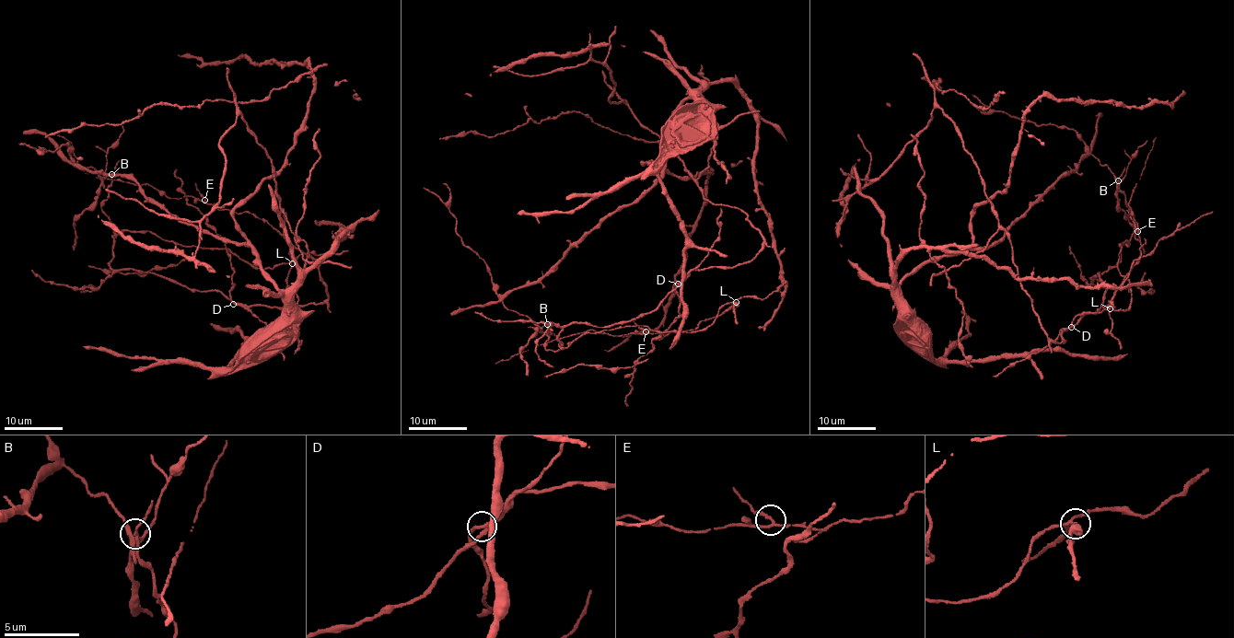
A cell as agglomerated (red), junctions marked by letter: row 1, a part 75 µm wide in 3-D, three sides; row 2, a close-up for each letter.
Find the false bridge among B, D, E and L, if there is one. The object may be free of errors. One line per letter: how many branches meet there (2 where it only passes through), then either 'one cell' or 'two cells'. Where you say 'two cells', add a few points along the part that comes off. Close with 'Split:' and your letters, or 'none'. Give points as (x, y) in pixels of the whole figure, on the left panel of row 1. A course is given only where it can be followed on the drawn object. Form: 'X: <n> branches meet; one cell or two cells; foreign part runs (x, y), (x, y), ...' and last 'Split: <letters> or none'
B: 3 branches meet; two cells
D: 3 branches meet; one cell
E: 3 branches meet; one cell
L: 4 branches meet; one cell
Split: B

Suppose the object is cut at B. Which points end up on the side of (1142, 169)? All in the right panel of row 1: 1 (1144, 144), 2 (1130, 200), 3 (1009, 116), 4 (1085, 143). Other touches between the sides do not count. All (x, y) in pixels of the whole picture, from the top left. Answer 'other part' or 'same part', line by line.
1: other part
2: same part
3: other part
4: other part

